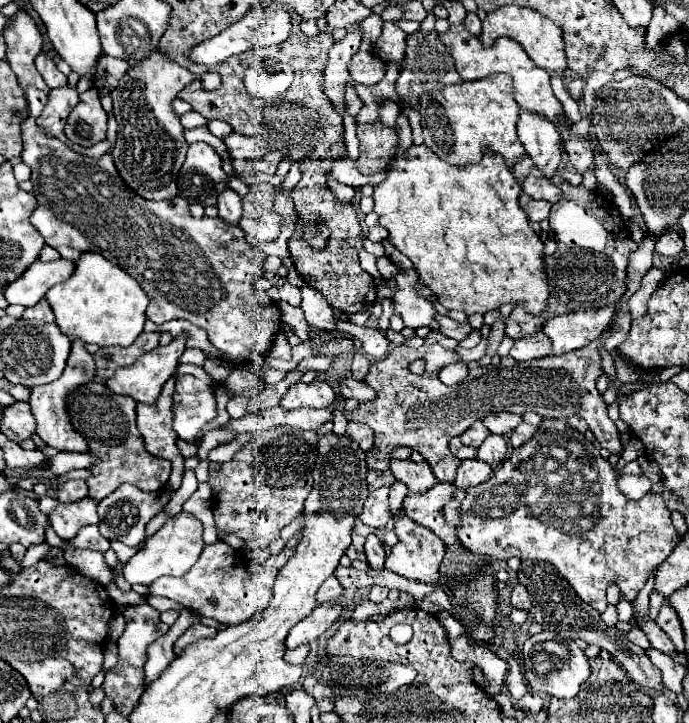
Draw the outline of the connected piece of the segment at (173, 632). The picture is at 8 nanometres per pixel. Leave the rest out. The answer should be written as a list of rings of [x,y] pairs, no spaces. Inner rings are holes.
[[[183,610],[181,616],[177,618],[177,622],[169,628],[167,634],[163,634],[161,638],[157,638],[149,648],[147,648],[147,664],[145,664],[145,688],[155,682],[155,678],[159,678],[163,674],[163,670],[167,670],[167,666],[173,662],[175,652],[173,652],[173,644],[179,638],[179,634],[183,634],[183,630],[187,630],[191,624],[199,622],[199,616],[191,610]]]

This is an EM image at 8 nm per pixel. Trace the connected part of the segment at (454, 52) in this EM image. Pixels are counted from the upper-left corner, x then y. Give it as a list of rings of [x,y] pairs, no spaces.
[[[451,24],[447,32],[439,34],[439,40],[451,50],[451,58],[455,58],[455,68],[463,80],[479,80],[479,78],[485,78],[497,72],[507,72],[513,76],[513,94],[521,108],[533,110],[549,118],[551,122],[557,122],[561,118],[563,106],[559,104],[559,100],[555,98],[549,86],[549,72],[535,66],[531,58],[527,58],[527,52],[517,42],[511,42],[511,38],[499,38],[495,46],[485,48],[479,42],[479,38],[465,28],[465,24],[457,24],[457,26]]]

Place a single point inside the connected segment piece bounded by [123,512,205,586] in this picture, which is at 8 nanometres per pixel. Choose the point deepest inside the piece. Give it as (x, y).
(174, 548)

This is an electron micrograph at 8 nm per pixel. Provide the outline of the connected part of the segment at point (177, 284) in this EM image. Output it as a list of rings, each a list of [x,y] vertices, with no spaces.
[[[17,12],[13,16],[13,26],[5,32],[7,44],[7,62],[11,70],[17,74],[17,82],[25,92],[27,98],[27,118],[23,120],[23,152],[21,160],[31,166],[31,182],[33,194],[39,202],[35,212],[31,214],[31,224],[39,230],[43,240],[53,246],[61,258],[75,260],[81,252],[97,252],[133,276],[143,292],[149,296],[147,316],[155,324],[163,324],[173,318],[185,318],[195,326],[201,326],[209,342],[229,360],[245,362],[245,364],[259,364],[269,354],[273,338],[279,332],[279,308],[277,304],[263,292],[253,286],[255,278],[263,276],[263,260],[265,254],[251,246],[245,240],[245,234],[239,226],[227,226],[221,218],[193,218],[189,212],[189,202],[181,196],[161,202],[149,202],[129,190],[119,176],[111,154],[103,154],[101,158],[91,158],[79,152],[73,152],[65,142],[57,138],[47,138],[43,130],[37,126],[37,118],[43,112],[49,86],[43,82],[43,76],[37,72],[33,58],[41,52],[41,34],[25,12]]]

